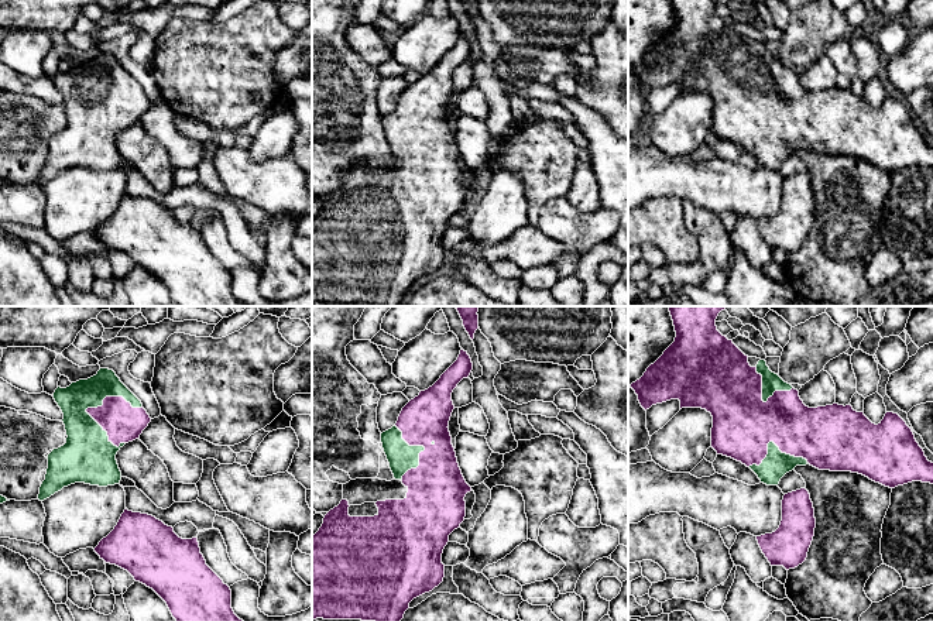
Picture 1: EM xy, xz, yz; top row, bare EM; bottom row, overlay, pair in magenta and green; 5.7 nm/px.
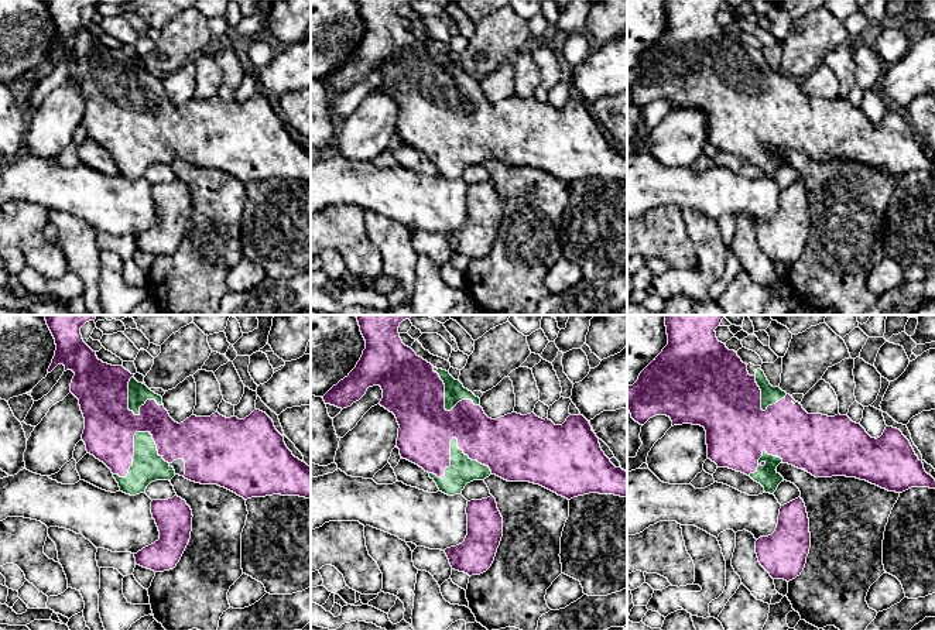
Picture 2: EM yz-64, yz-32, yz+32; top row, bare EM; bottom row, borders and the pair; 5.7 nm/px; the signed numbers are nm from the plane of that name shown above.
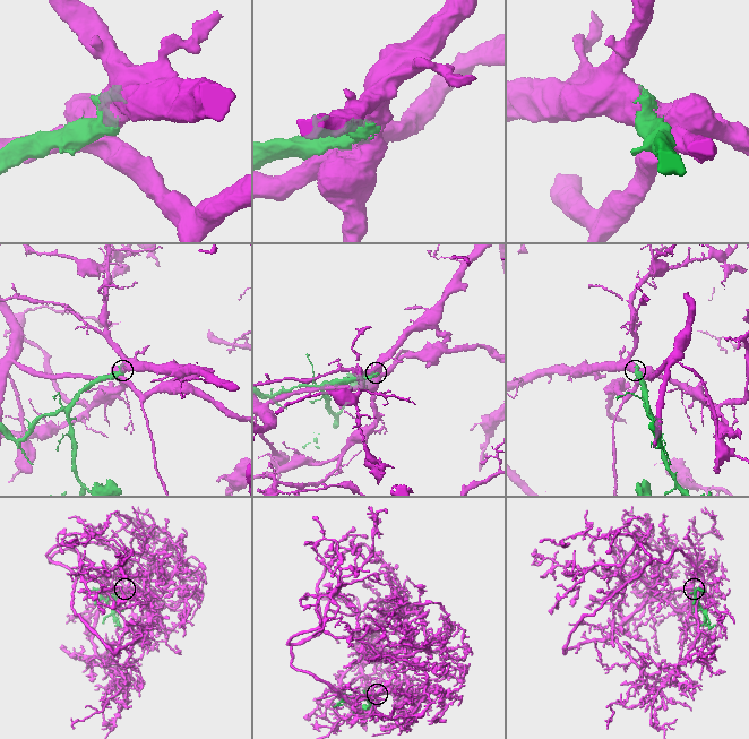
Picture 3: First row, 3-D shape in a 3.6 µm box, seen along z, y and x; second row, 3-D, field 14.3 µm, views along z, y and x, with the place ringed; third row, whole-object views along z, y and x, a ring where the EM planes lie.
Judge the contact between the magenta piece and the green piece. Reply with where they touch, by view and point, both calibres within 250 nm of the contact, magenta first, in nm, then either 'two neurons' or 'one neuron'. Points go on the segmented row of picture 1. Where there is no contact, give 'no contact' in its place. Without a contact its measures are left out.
contact xy (112, 397); calibres 220 and 180 nm; one neuron

